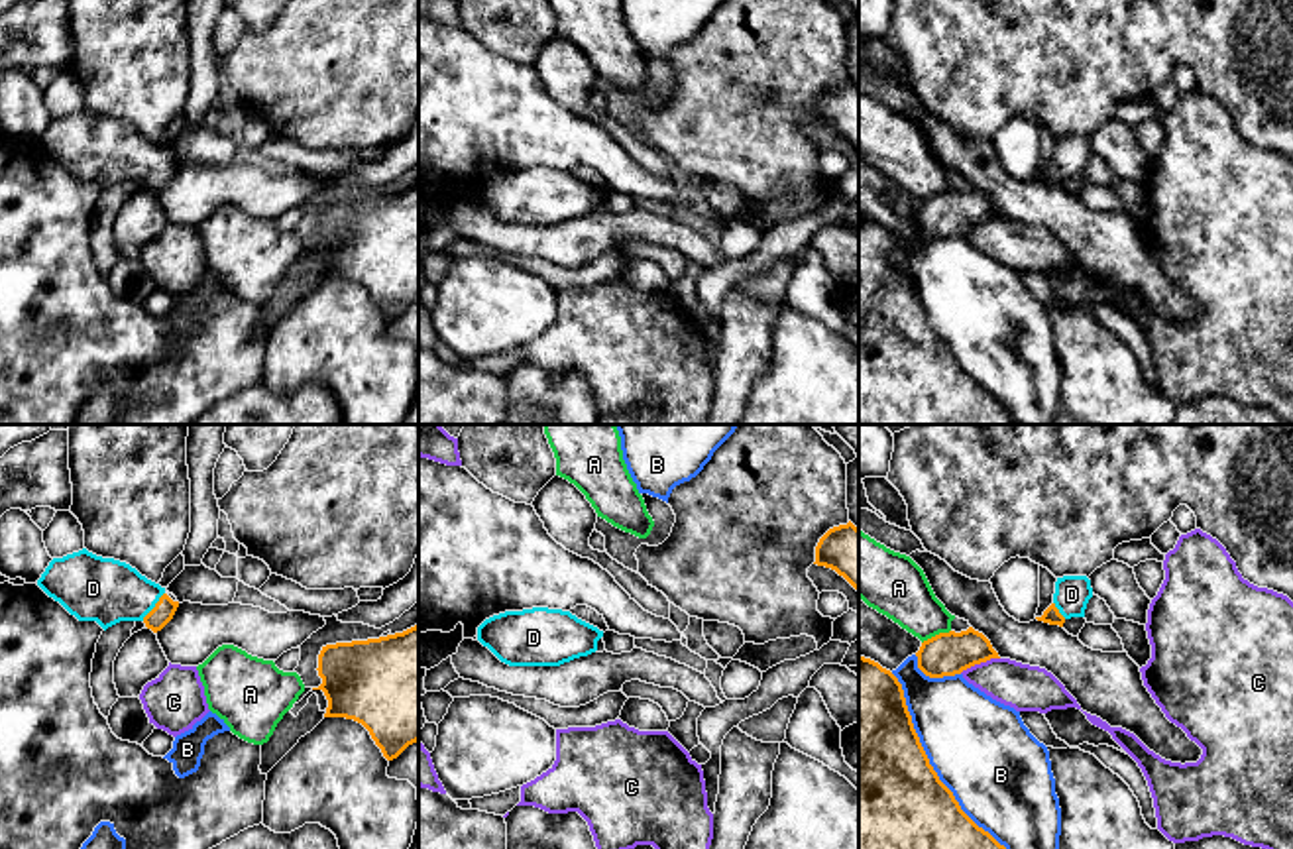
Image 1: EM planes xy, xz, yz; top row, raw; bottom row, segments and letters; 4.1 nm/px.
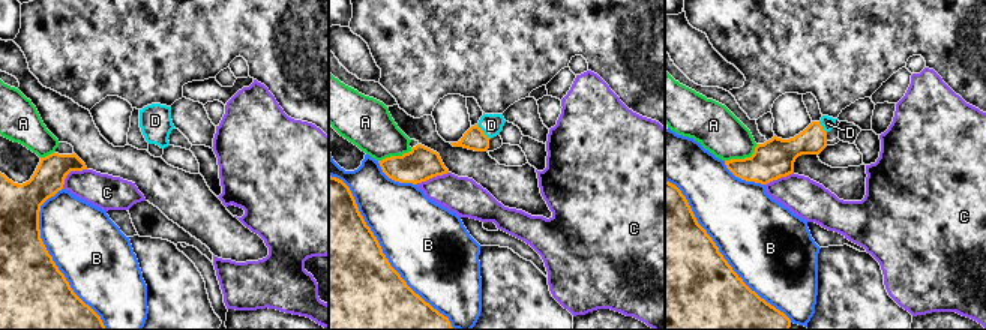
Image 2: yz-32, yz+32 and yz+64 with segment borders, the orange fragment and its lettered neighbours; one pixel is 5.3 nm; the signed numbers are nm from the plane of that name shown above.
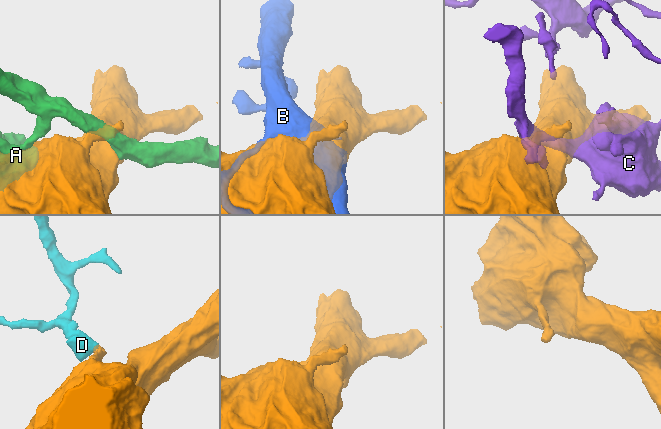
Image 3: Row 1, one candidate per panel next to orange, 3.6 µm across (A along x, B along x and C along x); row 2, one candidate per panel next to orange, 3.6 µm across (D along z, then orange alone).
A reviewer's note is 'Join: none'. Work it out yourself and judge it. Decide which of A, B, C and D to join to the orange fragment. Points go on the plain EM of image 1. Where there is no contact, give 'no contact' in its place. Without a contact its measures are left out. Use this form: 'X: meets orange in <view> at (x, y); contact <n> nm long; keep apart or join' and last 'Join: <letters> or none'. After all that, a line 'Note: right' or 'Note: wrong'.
A: meets orange in yz at (936, 195); contact 130 nm long; keep apart
B: meets orange in yz at (934, 331); contact 950 nm long; keep apart
C: meets orange in yz at (979, 223); contact 180 nm long; keep apart
D: meets orange in xy at (156, 166); contact 150 nm long; join
Join: D
Note: wrong

